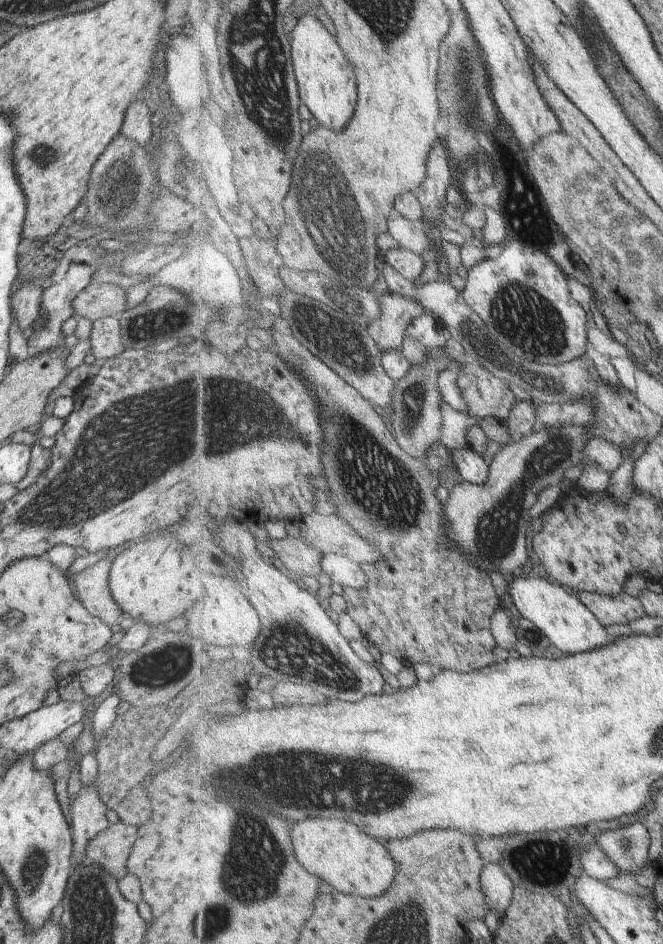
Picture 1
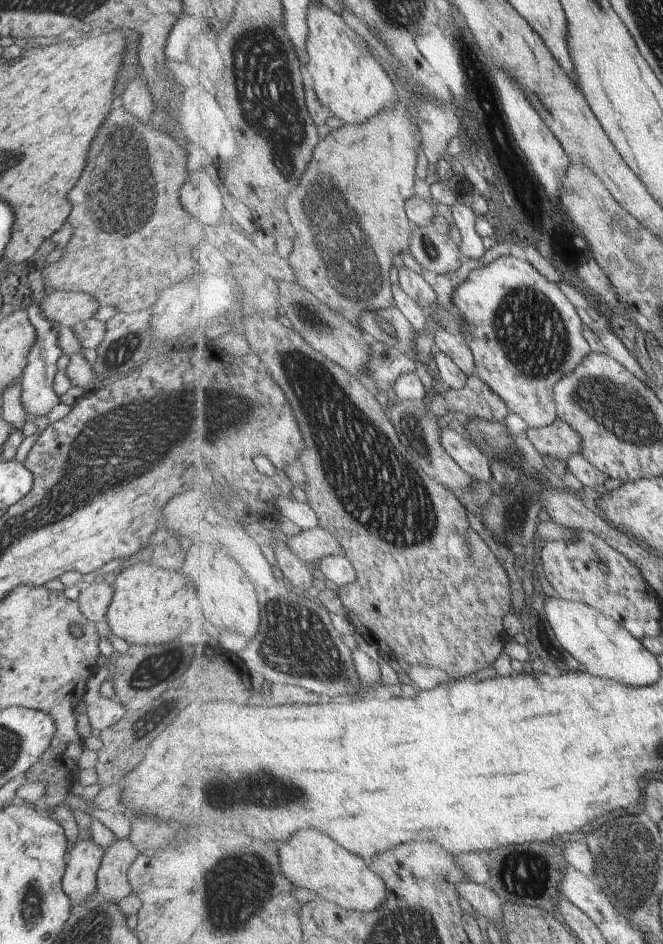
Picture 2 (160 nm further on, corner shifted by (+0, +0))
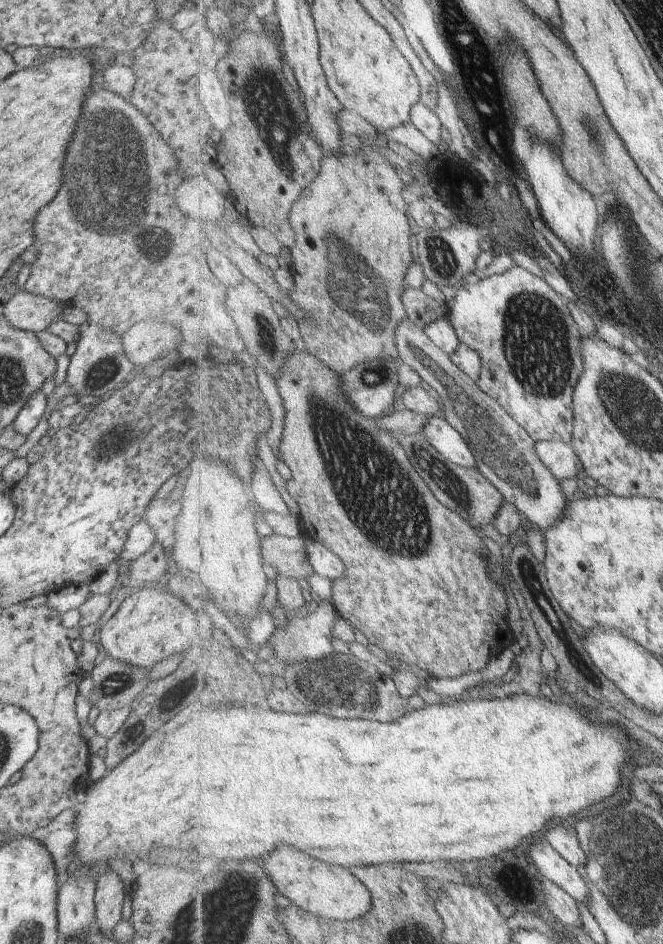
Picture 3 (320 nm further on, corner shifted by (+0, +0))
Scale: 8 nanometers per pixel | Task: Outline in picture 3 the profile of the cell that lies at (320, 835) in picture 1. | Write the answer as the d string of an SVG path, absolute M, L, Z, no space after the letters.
M284 846L284 850L276 850L276 854L268 858L266 868L284 896L288 896L300 908L322 918L356 920L360 916L366 916L373 909L374 899L371 890L350 867L324 864L316 858L310 858L306 852Z

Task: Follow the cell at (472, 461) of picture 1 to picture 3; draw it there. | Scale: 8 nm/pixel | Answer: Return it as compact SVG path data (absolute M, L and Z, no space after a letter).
M429 417L422 434L452 462L465 466L467 469L474 468L478 464L465 436L460 434L460 431L454 428L445 417Z

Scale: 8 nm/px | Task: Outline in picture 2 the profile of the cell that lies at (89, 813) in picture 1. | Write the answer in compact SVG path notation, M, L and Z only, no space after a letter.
M78 840L67 854L62 890L73 904L88 900L96 888L96 874L105 851L94 840Z

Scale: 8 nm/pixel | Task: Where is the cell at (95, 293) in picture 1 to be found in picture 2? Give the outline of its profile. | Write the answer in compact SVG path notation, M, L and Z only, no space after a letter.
M52 291L38 302L44 318L60 327L72 327L90 319L100 307L92 295L66 291Z

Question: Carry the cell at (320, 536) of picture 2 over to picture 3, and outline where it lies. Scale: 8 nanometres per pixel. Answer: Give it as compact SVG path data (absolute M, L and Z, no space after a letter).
M273 530L264 538L264 558L268 558L268 566L276 566L275 573L286 578L304 582L314 571L304 539L277 534Z

